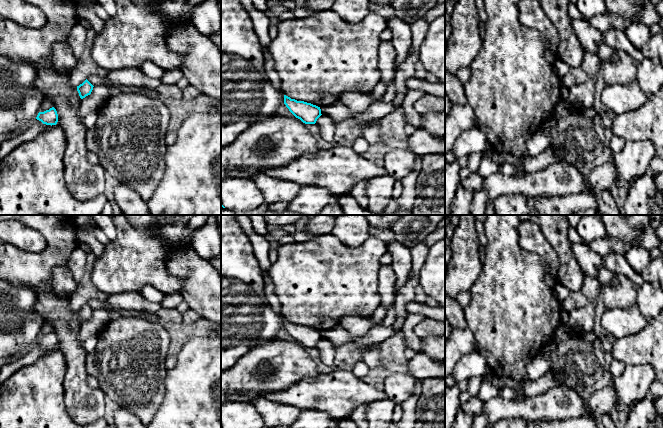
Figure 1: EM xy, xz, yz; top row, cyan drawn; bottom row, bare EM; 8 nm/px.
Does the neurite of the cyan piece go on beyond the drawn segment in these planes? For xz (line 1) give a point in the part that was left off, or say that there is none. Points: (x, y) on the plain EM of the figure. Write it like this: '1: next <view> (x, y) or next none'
1: next none

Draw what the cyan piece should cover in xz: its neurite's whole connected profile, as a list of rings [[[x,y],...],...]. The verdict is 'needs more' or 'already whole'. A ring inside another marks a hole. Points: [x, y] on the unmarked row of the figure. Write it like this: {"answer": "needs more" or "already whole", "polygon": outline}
{"answer": "already whole", "polygon": [[[284,319],[284,328],[289,335],[305,348],[315,348],[322,339],[320,331],[304,325],[297,325]]]}

